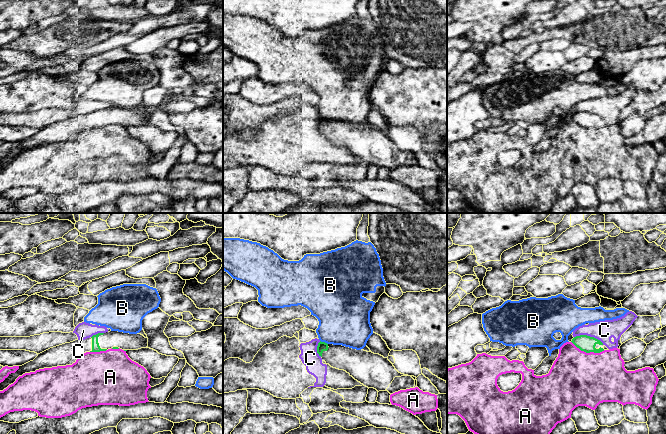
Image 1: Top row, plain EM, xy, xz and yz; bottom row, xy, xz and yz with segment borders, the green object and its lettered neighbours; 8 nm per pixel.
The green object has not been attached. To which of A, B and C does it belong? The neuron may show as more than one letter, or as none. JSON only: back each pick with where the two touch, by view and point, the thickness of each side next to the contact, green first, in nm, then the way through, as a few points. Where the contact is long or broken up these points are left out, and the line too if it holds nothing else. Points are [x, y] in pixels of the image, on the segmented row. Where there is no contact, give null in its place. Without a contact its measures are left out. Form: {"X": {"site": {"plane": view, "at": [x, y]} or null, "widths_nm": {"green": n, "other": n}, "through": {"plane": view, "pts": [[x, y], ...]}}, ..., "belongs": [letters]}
{"belongs": []}

